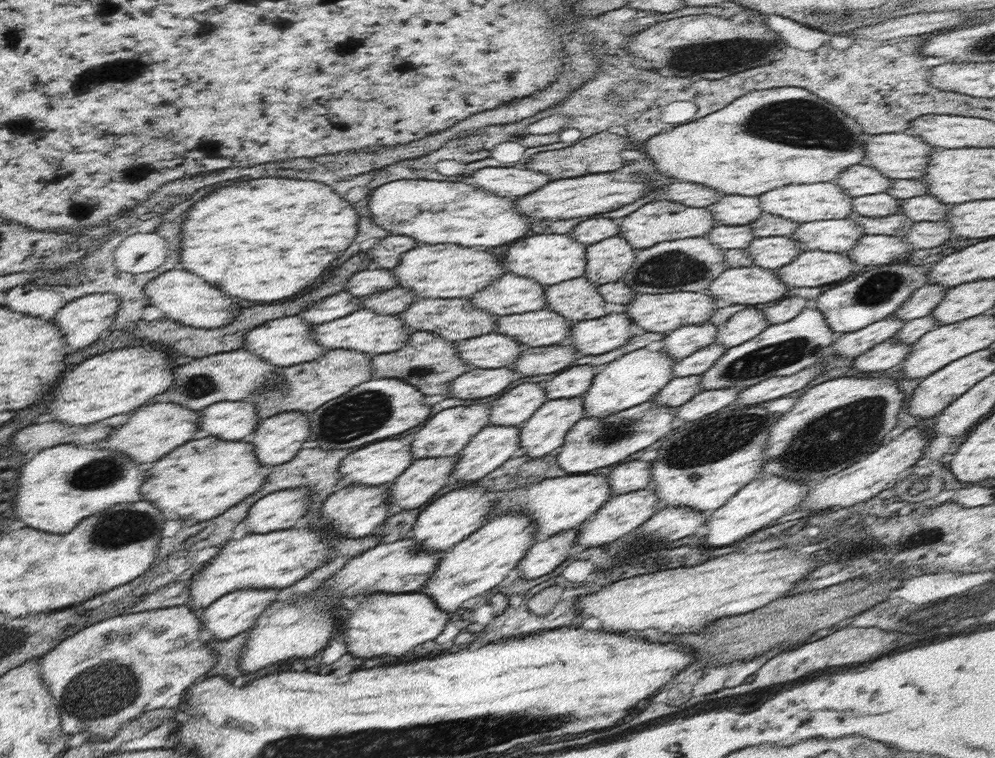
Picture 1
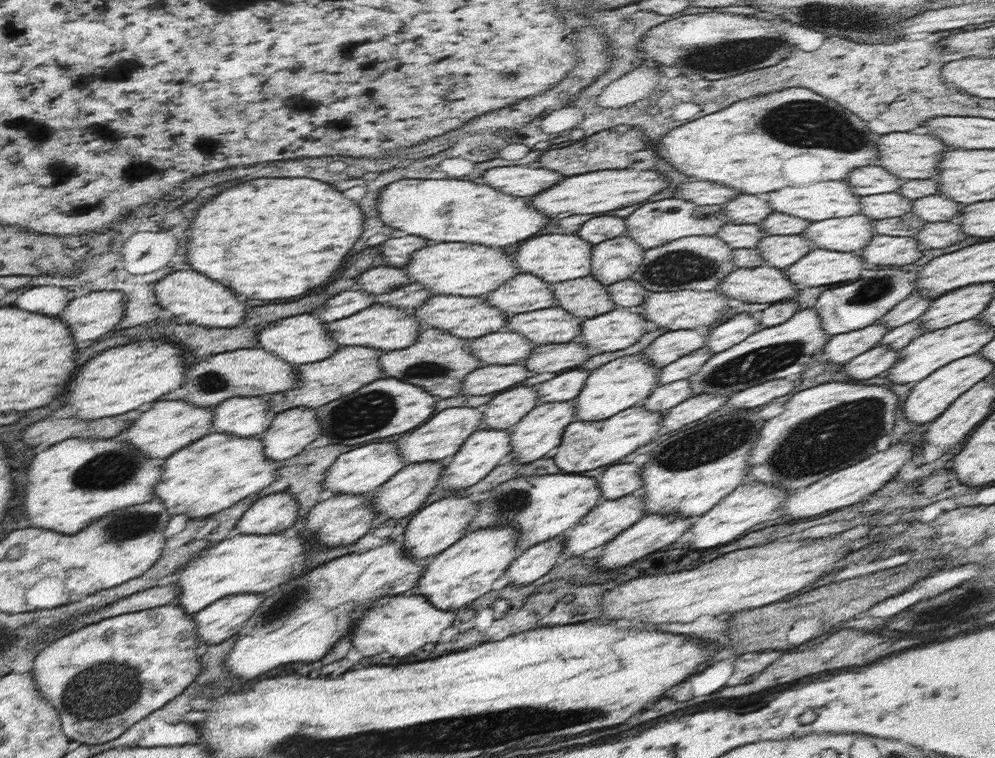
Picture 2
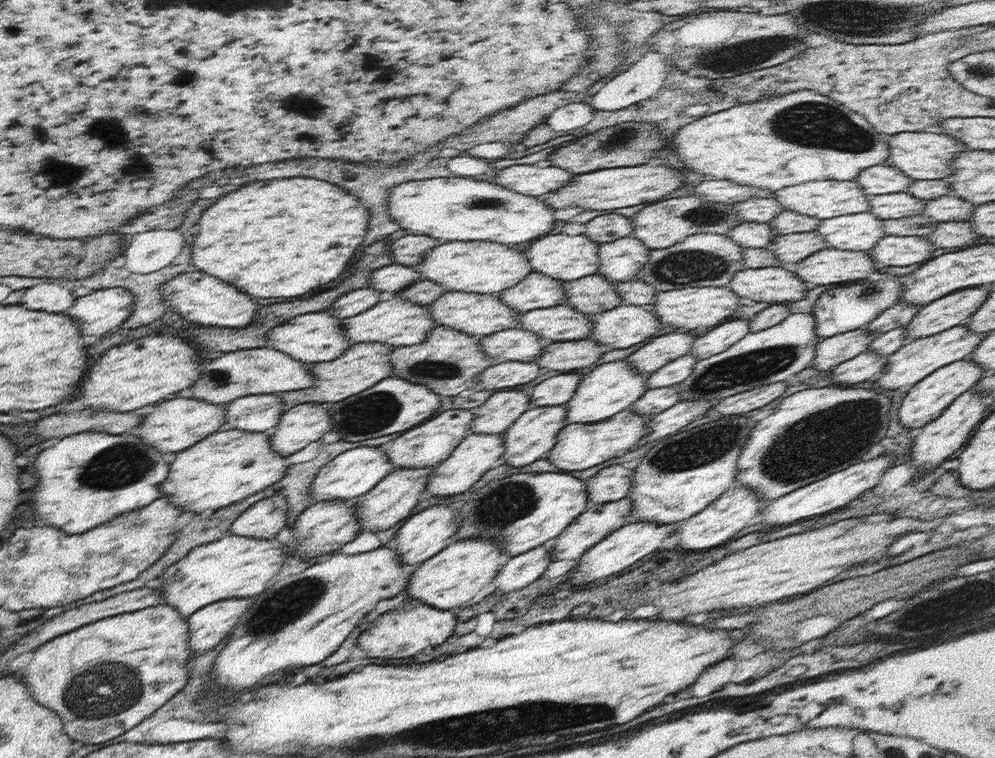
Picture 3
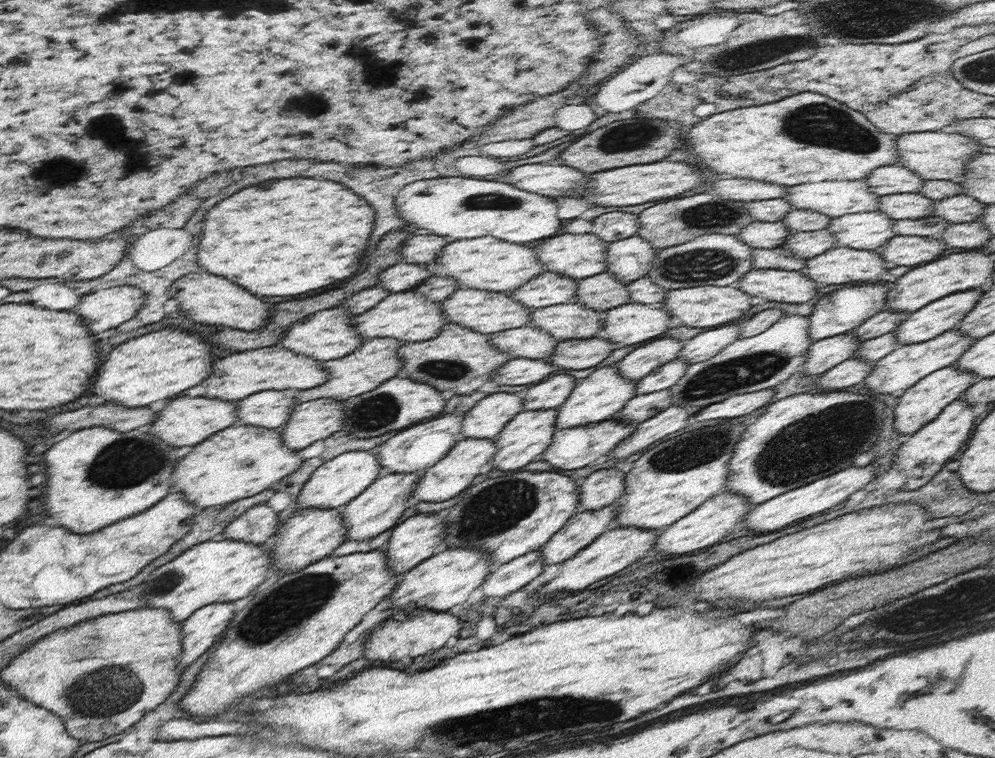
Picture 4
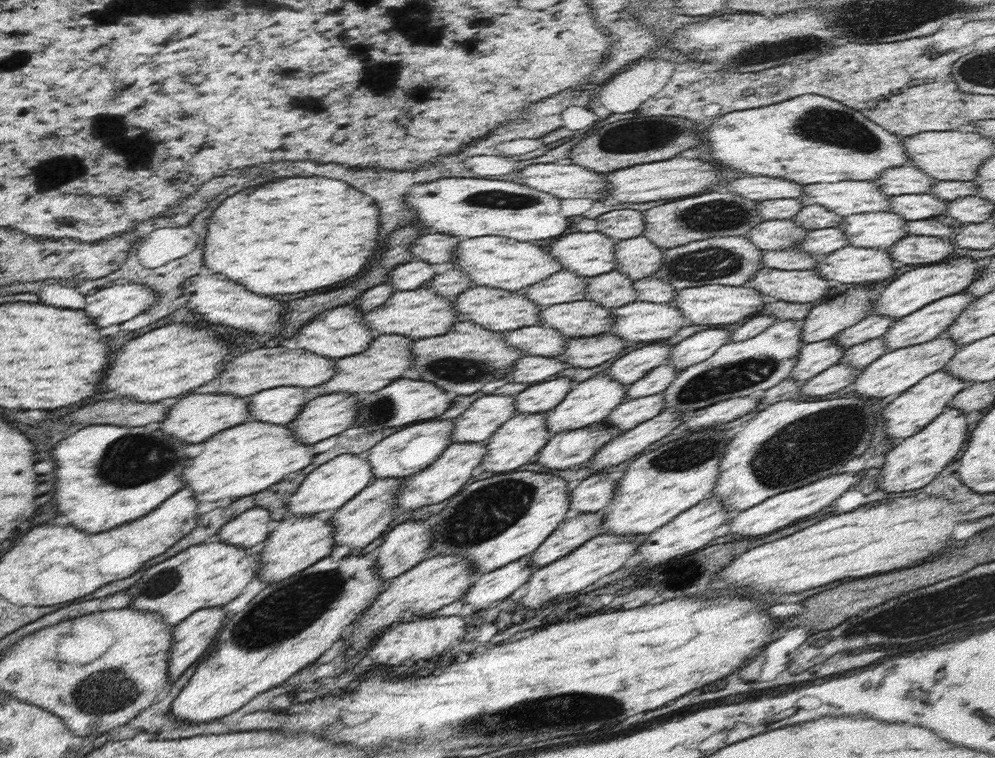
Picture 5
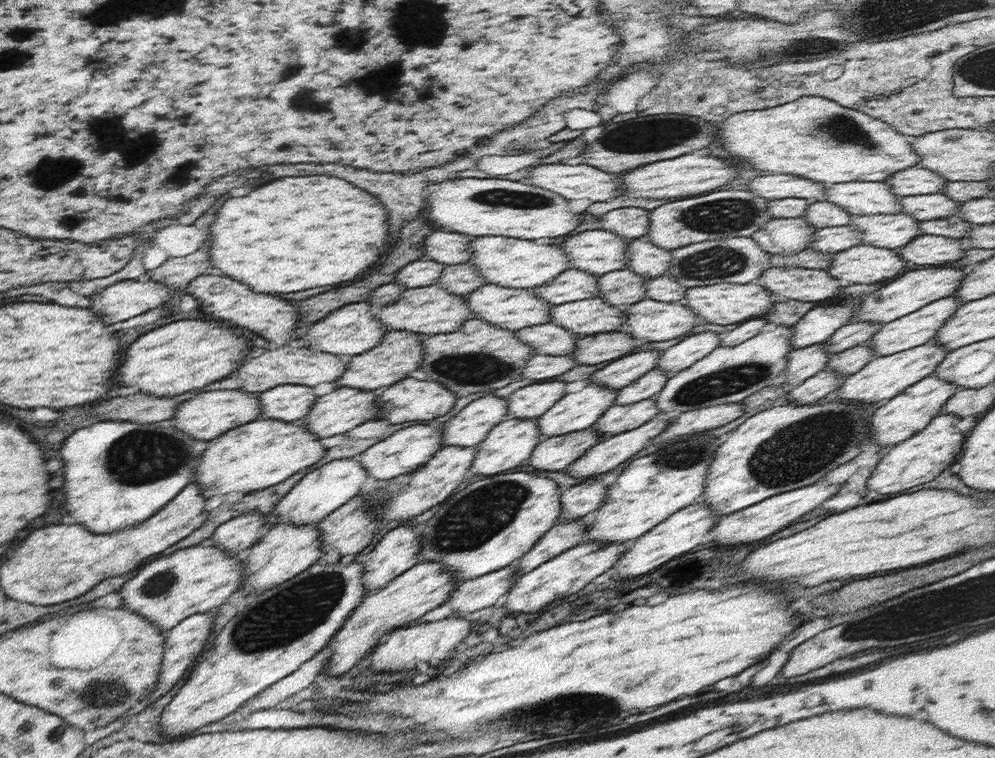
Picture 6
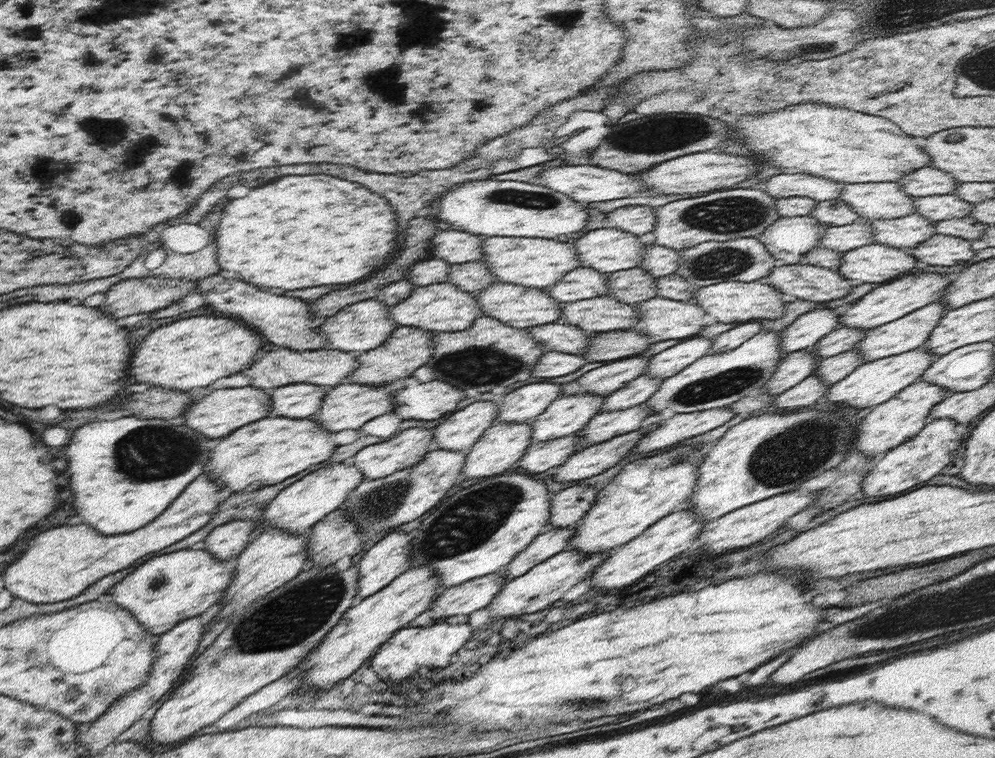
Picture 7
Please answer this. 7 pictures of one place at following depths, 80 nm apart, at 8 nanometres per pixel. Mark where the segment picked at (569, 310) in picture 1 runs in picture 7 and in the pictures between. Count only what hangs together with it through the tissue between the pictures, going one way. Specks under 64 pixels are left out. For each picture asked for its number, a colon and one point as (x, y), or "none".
2: (586, 297)
3: (591, 295)
4: (602, 292)
5: (613, 289)
6: (624, 287)
7: (634, 285)

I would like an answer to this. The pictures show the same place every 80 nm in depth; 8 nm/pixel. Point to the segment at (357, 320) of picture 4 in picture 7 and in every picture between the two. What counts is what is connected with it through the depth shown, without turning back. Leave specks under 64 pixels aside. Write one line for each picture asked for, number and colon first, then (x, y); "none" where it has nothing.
5: (420, 313)
6: (428, 310)
7: (439, 307)

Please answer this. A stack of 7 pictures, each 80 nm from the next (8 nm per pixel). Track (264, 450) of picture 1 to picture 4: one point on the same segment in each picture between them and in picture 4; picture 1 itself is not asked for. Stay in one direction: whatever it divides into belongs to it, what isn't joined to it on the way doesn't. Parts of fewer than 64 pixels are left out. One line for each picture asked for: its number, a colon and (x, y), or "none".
2: (290, 432)
3: (299, 426)
4: (314, 420)

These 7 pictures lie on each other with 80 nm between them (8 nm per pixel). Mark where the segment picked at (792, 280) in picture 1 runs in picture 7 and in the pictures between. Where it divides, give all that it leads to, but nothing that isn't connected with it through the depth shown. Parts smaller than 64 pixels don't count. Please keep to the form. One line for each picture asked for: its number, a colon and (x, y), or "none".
2: (819, 267)
3: (830, 265)
4: (840, 265)
5: (849, 264)
6: (860, 264)
7: (877, 263)

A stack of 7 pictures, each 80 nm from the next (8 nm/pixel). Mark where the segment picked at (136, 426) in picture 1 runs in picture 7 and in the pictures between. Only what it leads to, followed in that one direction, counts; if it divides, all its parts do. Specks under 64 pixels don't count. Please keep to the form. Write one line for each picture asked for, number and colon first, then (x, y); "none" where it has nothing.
2: (168, 426)
3: (175, 425)
4: (185, 420)
5: (194, 419)
6: (209, 414)
7: (216, 415)

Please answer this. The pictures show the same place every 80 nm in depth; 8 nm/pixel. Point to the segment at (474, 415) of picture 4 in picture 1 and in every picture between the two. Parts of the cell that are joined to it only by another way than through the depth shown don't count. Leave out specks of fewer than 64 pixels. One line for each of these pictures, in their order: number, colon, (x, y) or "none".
1: (515, 407)
2: (505, 410)
3: (502, 409)

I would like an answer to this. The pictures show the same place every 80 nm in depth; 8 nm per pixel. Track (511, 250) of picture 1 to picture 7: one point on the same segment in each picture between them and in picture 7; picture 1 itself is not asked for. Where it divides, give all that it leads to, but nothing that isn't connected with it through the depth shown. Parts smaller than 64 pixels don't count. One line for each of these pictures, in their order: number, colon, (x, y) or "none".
2: (557, 257)
3: (563, 257)
4: (579, 256)
5: (589, 254)
6: (597, 252)
7: (607, 250)

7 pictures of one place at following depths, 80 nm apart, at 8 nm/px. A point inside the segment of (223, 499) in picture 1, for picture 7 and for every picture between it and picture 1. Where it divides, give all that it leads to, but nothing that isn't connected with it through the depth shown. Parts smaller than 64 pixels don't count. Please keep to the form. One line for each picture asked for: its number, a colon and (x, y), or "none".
2: (210, 475)
3: (227, 466)
4: (240, 461)
5: (249, 458)
6: (261, 454)
7: (273, 449)

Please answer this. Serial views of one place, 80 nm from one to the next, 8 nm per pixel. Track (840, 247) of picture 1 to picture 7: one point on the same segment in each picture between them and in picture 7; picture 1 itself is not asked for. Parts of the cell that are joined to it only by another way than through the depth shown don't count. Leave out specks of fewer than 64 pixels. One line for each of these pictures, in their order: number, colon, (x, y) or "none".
2: (851, 234)
3: (860, 232)
4: (870, 231)
5: (879, 230)
6: (893, 231)
7: (906, 232)

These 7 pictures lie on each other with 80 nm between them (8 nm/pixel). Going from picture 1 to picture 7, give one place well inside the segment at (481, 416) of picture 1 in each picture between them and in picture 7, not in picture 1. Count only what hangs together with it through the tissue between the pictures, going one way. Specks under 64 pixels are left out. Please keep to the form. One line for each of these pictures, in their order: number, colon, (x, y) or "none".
2: (441, 437)
3: (430, 443)
4: (415, 449)
5: (410, 450)
6: (407, 449)
7: (409, 447)

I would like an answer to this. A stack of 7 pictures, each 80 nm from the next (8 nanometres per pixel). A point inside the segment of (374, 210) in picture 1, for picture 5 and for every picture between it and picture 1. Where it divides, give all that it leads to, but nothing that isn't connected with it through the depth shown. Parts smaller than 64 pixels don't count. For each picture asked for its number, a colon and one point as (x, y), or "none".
2: (454, 210)
3: (454, 208)
4: (457, 208)
5: (467, 207)

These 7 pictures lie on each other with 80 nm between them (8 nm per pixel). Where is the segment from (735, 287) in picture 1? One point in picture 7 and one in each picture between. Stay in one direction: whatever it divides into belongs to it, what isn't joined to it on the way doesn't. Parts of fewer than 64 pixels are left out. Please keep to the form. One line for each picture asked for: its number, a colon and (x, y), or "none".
2: (765, 283)
3: (777, 284)
4: (779, 285)
5: (801, 286)
6: (803, 284)
7: (806, 281)

